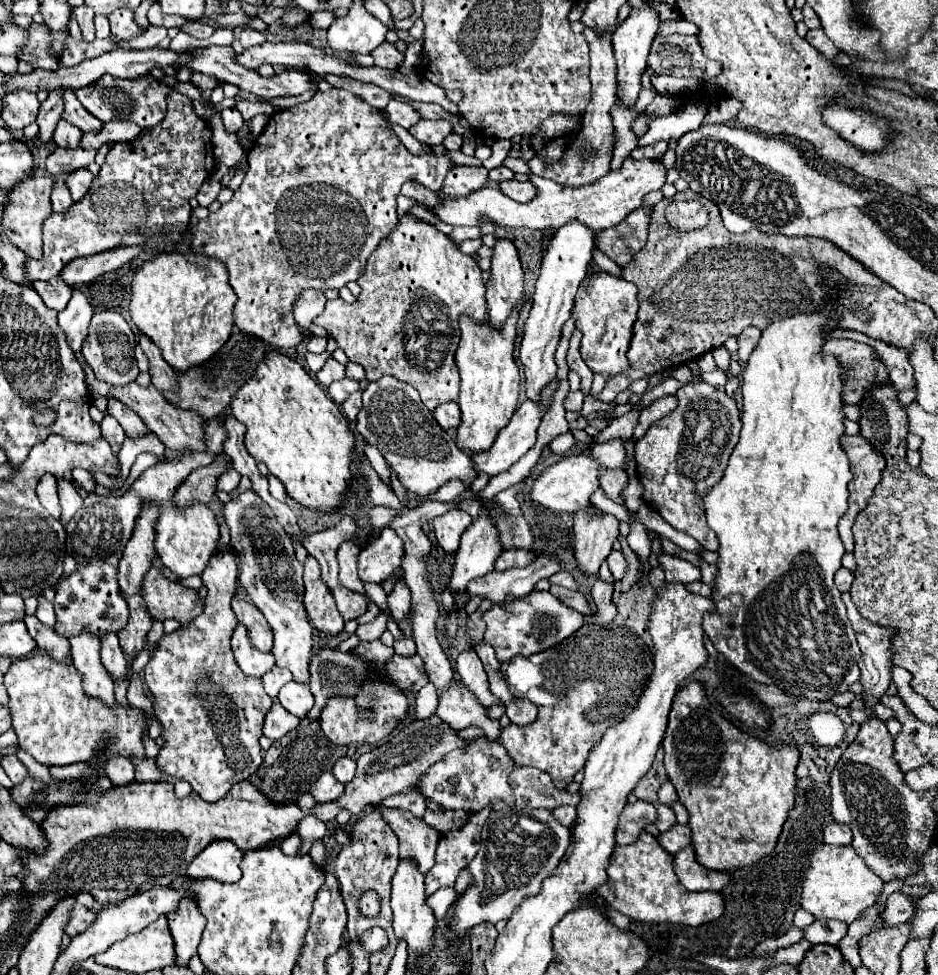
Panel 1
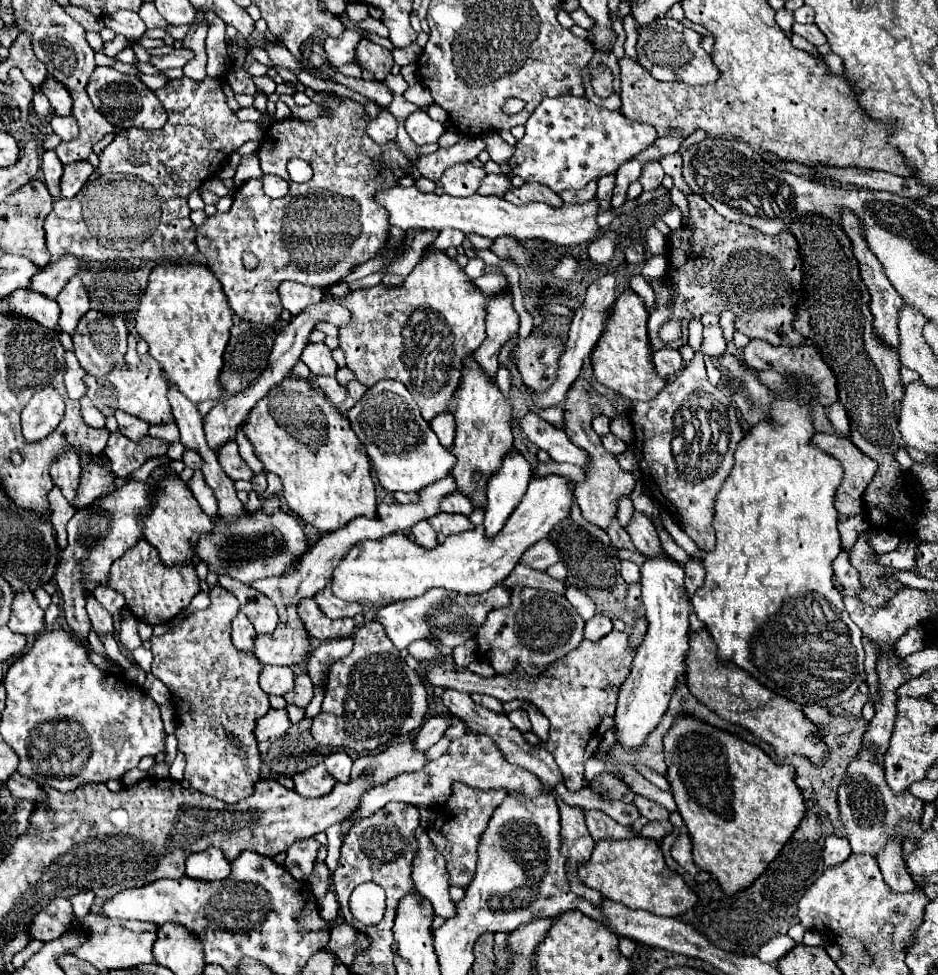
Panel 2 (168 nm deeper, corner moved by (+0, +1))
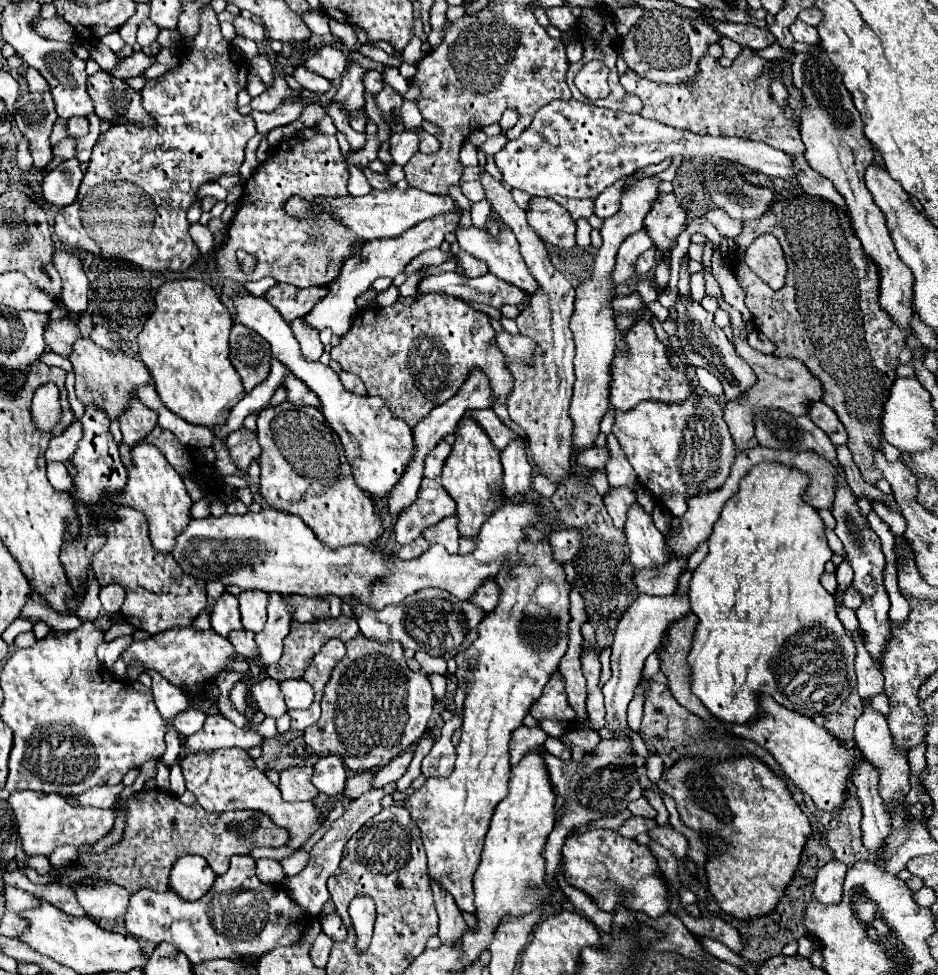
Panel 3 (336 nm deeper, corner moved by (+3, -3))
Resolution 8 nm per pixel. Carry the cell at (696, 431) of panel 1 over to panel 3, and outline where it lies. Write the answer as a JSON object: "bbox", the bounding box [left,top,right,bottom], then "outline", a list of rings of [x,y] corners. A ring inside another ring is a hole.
{"bbox":[613,390,737,516],"outline":[[[701,390],[681,404],[641,402],[631,412],[617,410],[613,434],[617,436],[623,452],[627,454],[627,460],[631,462],[639,482],[653,494],[655,502],[665,506],[673,516],[685,514],[689,496],[717,490],[725,482],[725,476],[729,476],[729,468],[737,456],[729,428],[723,420],[723,408],[717,404],[717,400],[711,394]]]}

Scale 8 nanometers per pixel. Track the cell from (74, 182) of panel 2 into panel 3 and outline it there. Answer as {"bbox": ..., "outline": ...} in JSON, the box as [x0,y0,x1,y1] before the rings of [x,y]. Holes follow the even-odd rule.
{"bbox":[41,160,83,208],"outline":[[[65,160],[53,172],[45,174],[41,180],[41,194],[49,204],[59,208],[69,206],[77,198],[83,172],[79,170],[79,160]]]}

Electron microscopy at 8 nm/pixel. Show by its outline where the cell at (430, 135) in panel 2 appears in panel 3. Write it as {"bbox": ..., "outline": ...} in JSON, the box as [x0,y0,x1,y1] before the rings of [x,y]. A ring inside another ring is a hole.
{"bbox":[389,132,419,166],"outline":[[[393,132],[389,138],[389,152],[393,156],[393,162],[399,166],[405,166],[407,160],[419,150],[417,134],[413,132]]]}

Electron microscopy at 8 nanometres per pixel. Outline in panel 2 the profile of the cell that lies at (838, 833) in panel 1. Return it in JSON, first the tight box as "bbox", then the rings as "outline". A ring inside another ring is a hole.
{"bbox":[824,836,850,866],"outline":[[[828,836],[826,838],[826,846],[824,846],[824,864],[826,866],[834,866],[834,864],[840,864],[844,862],[848,856],[850,856],[850,844],[844,836]]]}

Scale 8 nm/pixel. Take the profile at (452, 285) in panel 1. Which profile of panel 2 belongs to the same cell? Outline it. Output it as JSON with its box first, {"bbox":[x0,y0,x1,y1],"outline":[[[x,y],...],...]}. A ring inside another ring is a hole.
{"bbox":[332,248,486,420],"outline":[[[424,248],[418,264],[400,286],[386,286],[380,282],[372,288],[358,288],[345,298],[334,296],[332,300],[344,304],[352,312],[352,320],[340,328],[340,348],[344,350],[346,366],[356,374],[356,380],[368,388],[384,378],[400,380],[414,394],[424,420],[432,420],[448,408],[460,380],[462,358],[474,352],[486,338],[486,300],[468,284],[466,272],[444,250]]]}

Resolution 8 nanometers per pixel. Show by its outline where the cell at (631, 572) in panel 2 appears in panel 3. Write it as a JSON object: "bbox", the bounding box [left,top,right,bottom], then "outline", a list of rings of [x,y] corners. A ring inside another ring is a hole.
{"bbox":[635,560,687,596],"outline":[[[669,560],[665,568],[639,570],[635,574],[635,586],[643,594],[669,596],[677,590],[677,580],[685,572],[685,568],[687,568],[687,560]]]}

